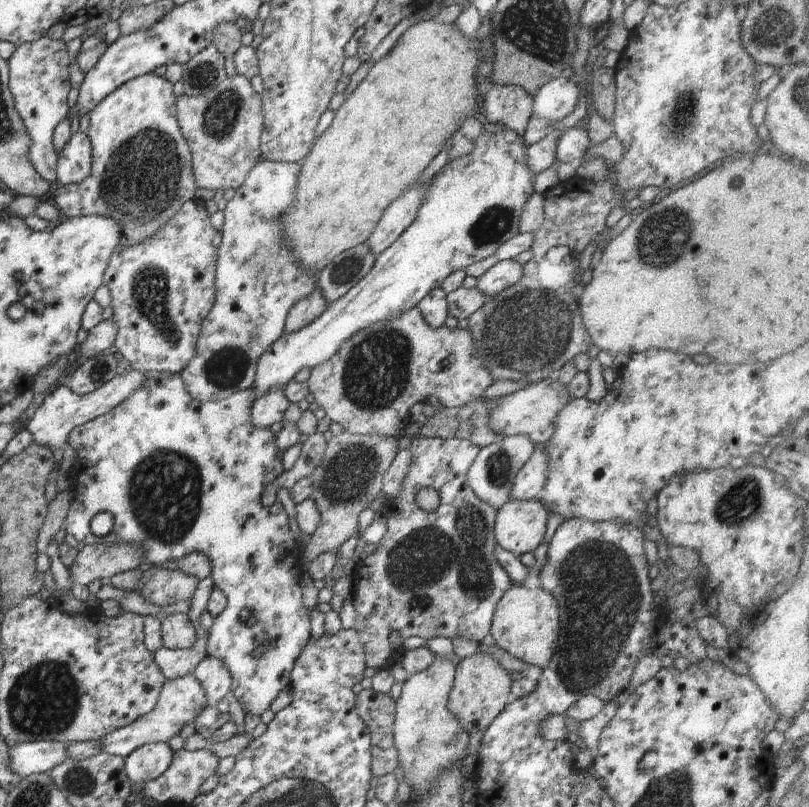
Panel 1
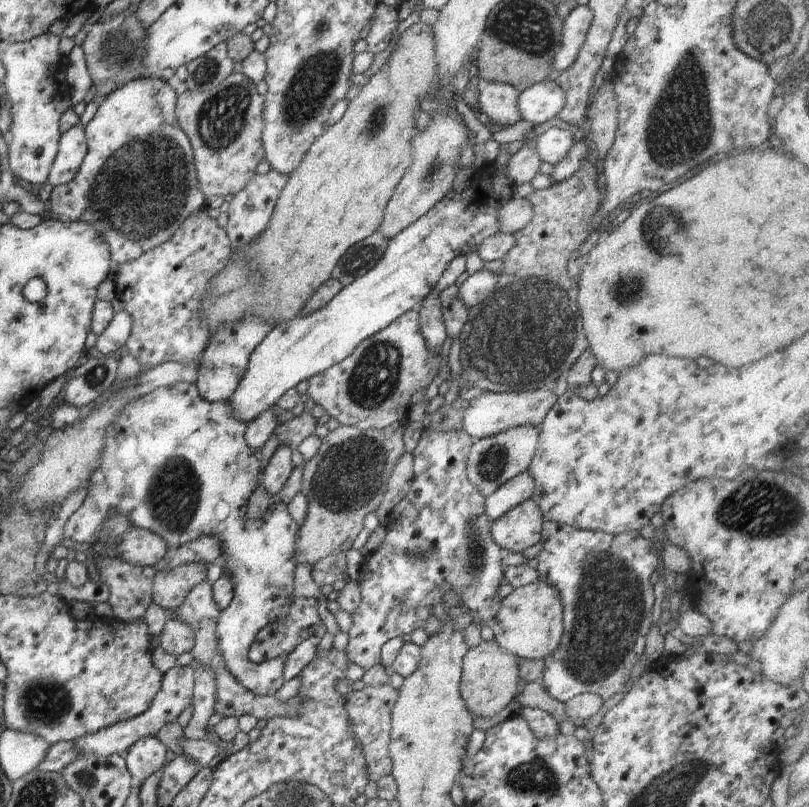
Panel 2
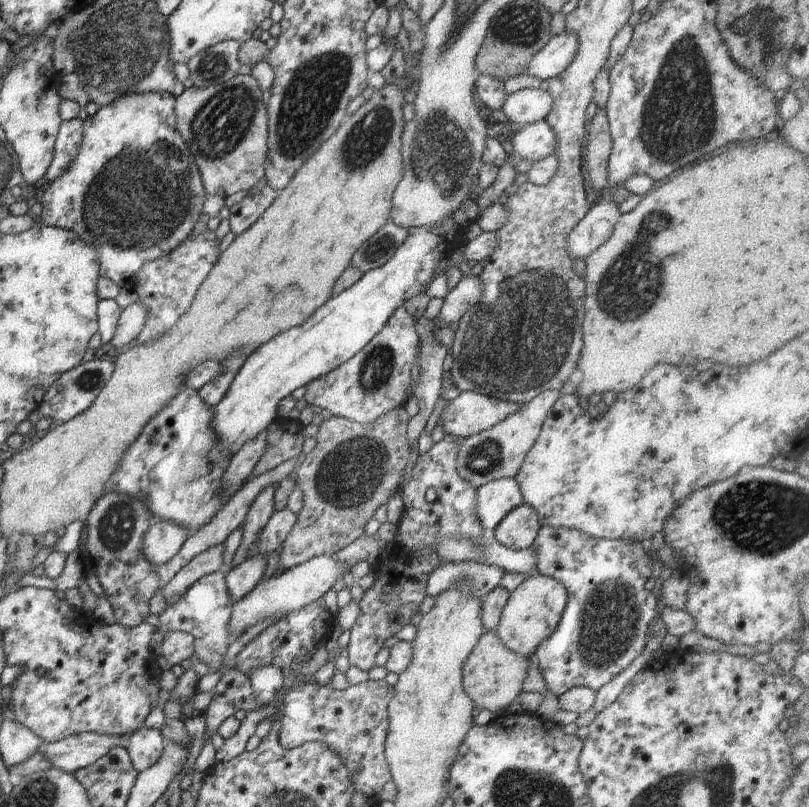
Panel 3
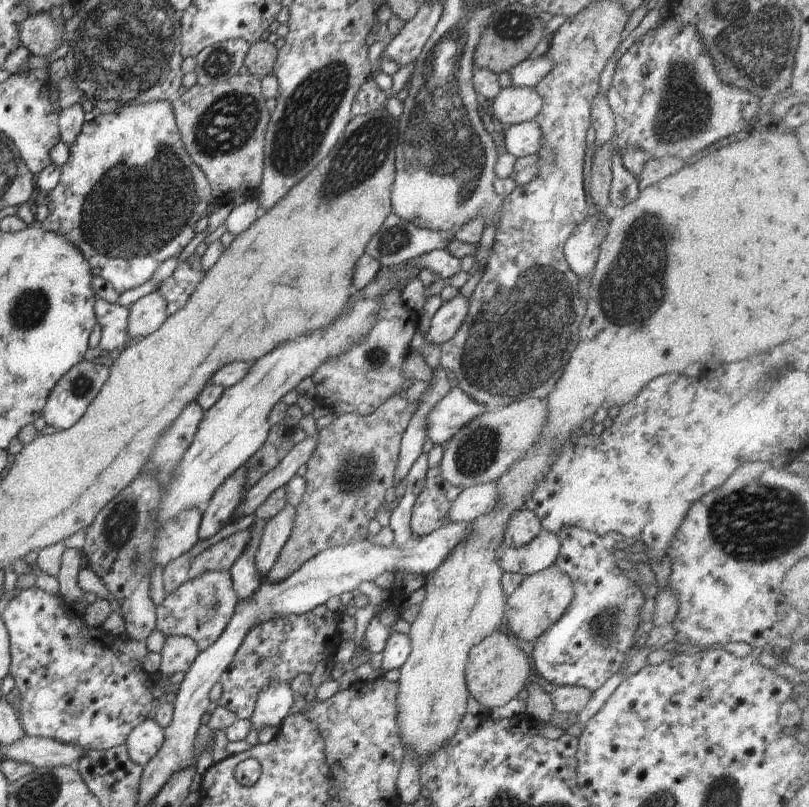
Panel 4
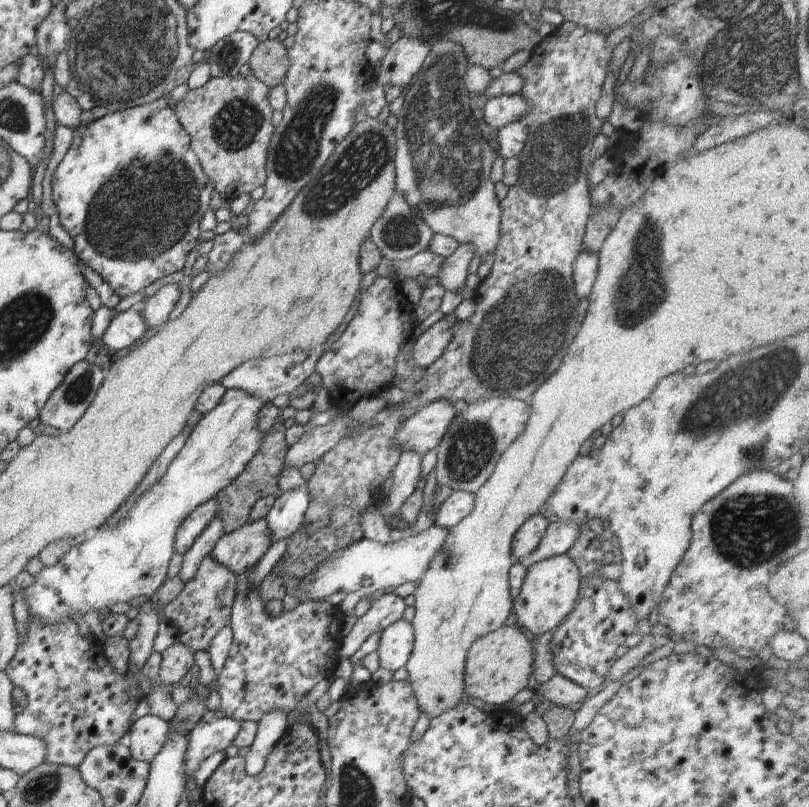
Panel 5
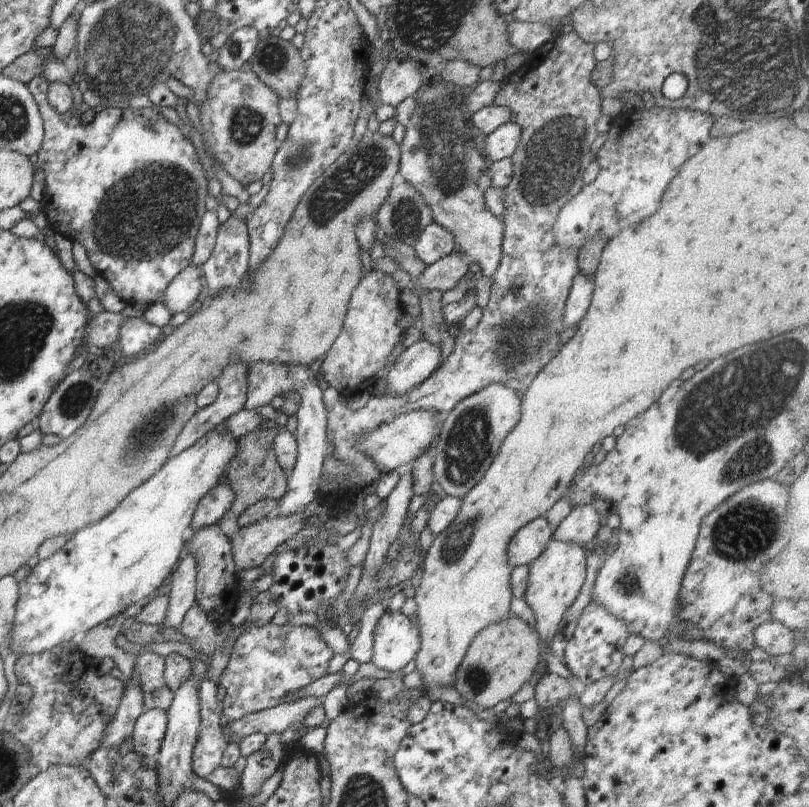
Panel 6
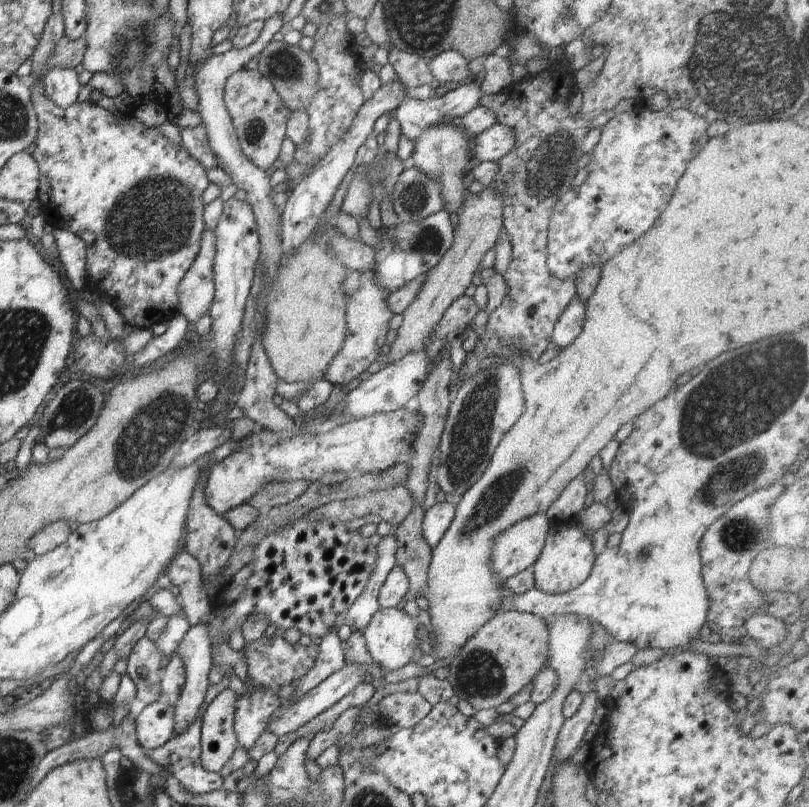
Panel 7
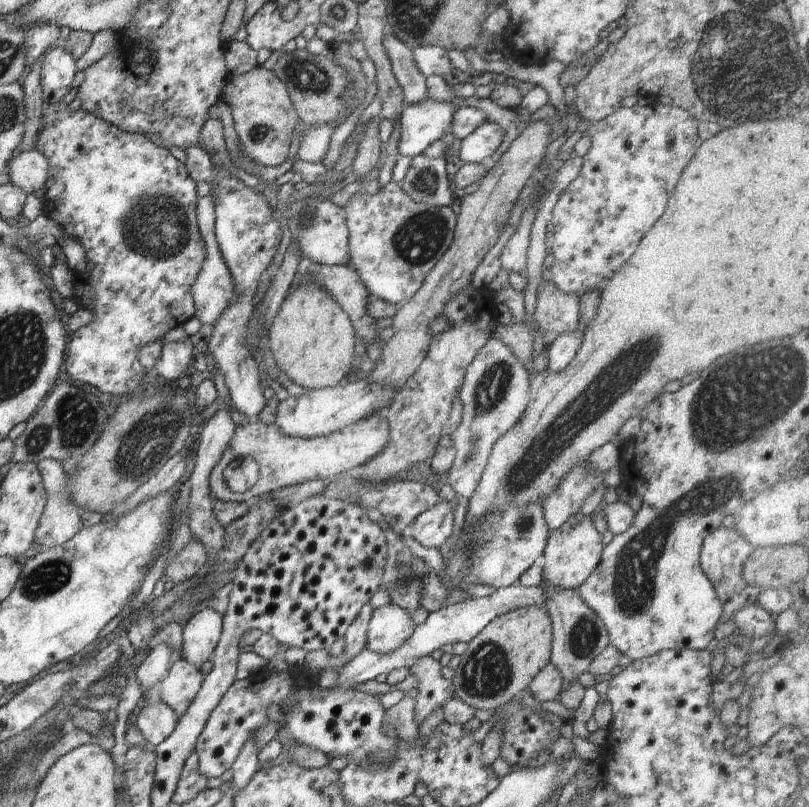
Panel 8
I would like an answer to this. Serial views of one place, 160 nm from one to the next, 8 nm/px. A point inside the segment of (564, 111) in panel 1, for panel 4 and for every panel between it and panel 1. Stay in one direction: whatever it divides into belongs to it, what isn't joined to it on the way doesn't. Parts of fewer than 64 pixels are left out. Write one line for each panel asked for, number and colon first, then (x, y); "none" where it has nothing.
2: (543, 101)
3: (526, 106)
4: (514, 105)

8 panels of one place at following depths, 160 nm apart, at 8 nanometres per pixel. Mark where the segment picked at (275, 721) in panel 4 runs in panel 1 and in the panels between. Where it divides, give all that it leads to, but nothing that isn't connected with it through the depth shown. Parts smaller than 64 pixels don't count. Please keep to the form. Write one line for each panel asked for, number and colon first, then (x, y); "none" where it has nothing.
1: (179, 476)
2: (176, 465)
3: (265, 683)

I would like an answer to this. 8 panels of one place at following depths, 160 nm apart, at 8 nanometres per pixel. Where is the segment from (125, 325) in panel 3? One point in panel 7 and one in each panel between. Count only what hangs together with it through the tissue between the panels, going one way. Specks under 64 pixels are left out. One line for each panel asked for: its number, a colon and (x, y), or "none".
4: (147, 314)
5: (156, 310)
6: (182, 291)
7: (195, 291)

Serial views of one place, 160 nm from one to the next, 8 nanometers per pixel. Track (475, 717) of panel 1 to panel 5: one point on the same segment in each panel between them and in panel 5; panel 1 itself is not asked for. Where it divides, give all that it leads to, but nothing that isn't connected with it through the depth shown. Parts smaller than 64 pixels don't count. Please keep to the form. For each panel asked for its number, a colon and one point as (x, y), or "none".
2: (489, 679)
3: (493, 675)
4: (497, 669)
5: (498, 666)

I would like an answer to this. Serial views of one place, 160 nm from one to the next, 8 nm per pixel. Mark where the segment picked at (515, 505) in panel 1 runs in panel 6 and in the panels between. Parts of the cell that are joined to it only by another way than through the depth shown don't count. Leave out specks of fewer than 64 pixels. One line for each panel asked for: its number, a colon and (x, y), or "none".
2: (521, 526)
3: (519, 528)
4: (524, 526)
5: (527, 537)
6: (527, 544)

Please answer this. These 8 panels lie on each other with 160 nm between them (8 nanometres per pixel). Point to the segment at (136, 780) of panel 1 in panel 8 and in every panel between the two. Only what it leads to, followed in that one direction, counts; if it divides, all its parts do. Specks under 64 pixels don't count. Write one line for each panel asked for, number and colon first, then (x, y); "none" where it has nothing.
2: (147, 755)
3: (145, 746)
4: (144, 742)
5: (146, 738)
6: (150, 728)
7: (154, 725)
8: (156, 721)

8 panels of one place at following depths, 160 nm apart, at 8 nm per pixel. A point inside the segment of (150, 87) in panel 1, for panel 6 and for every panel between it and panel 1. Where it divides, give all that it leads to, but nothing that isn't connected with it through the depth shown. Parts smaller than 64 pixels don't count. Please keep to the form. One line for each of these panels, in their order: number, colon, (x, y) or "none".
2: (137, 184)
3: (133, 192)
4: (129, 197)
5: (130, 191)
6: (128, 186)

